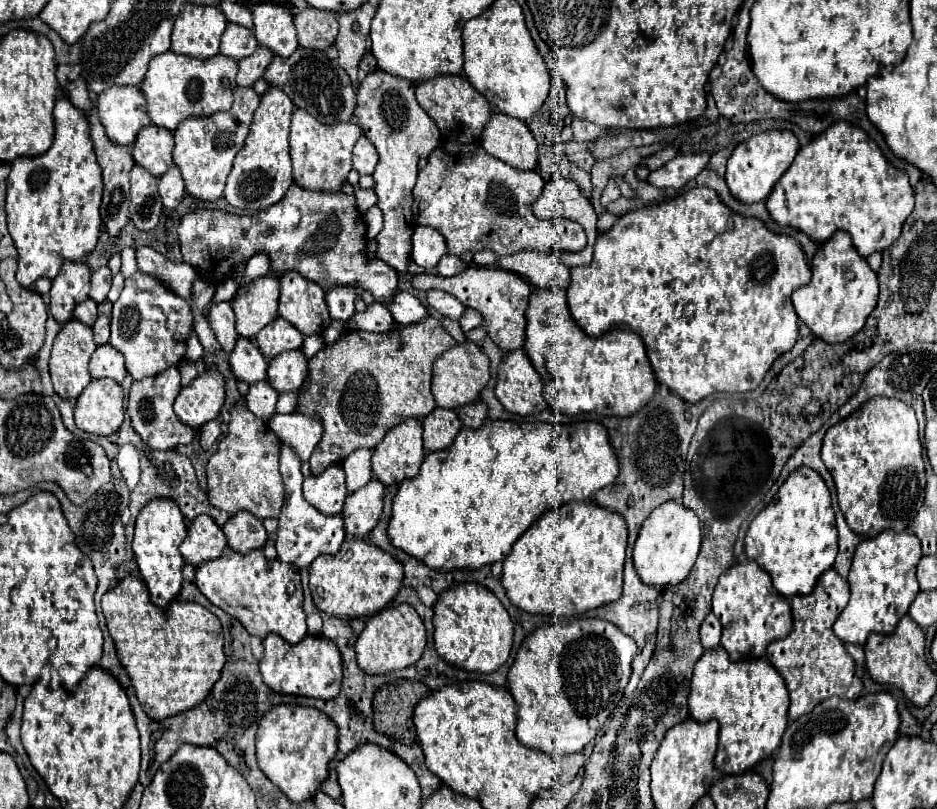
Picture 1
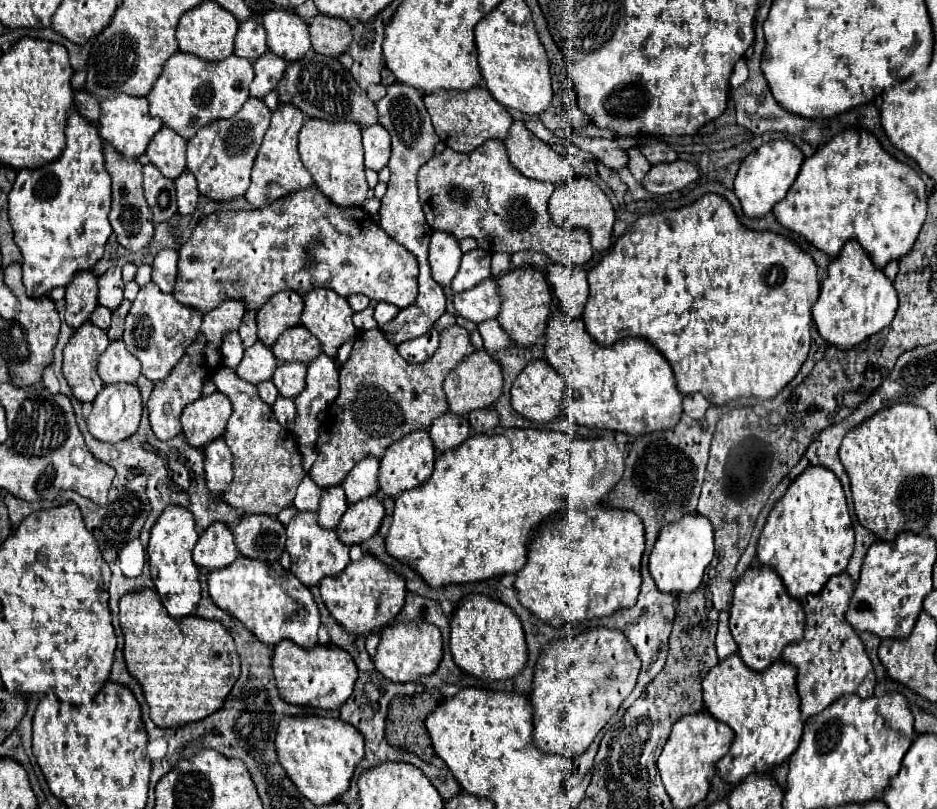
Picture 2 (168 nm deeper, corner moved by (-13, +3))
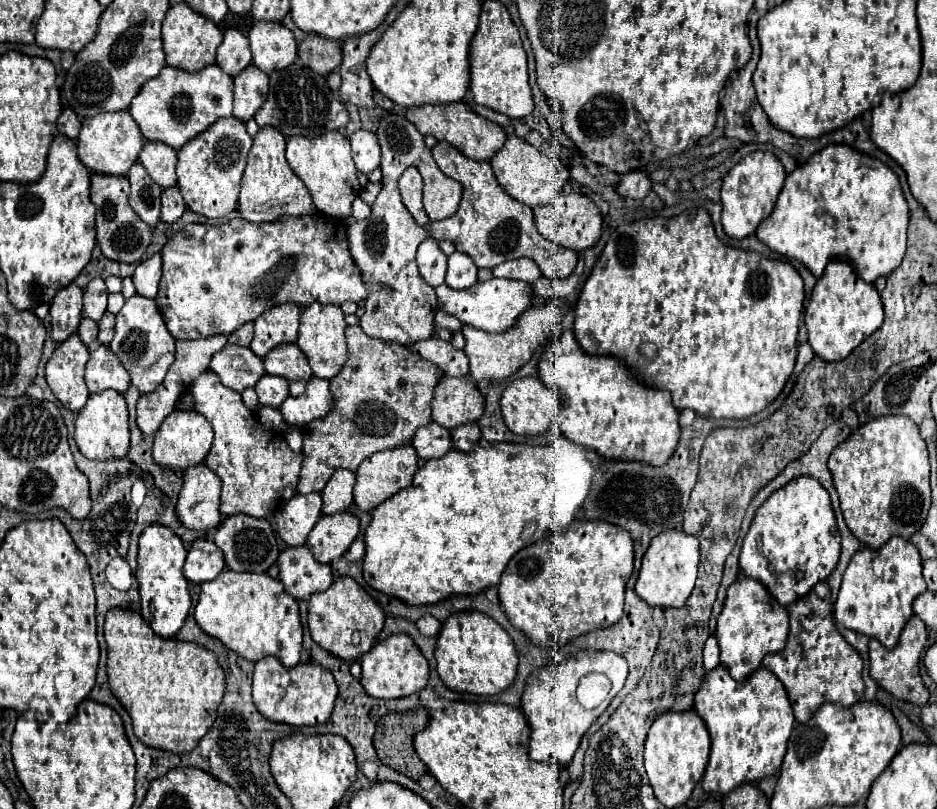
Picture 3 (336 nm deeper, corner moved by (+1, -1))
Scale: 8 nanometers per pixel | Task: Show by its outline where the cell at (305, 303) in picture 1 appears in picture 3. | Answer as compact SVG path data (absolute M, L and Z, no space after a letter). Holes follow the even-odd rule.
M312 303L306 309L302 309L300 333L298 333L296 345L308 357L308 363L310 363L316 377L332 379L344 367L344 363L348 359L348 345L346 345L346 337L344 337L346 327L348 325L344 321L344 311L338 305Z

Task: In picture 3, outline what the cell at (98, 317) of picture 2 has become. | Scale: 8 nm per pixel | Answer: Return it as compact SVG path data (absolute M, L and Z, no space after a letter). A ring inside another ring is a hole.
M84 317L84 319L80 321L80 327L78 327L78 337L82 339L84 345L94 343L96 337L98 337L98 325L96 325L96 321Z

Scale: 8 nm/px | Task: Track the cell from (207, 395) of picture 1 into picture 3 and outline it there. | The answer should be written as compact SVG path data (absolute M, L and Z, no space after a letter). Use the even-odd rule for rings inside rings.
M172 411L160 425L160 429L154 435L152 445L152 459L158 467L170 467L170 469L188 469L198 463L204 463L210 447L212 447L212 425L196 411Z

